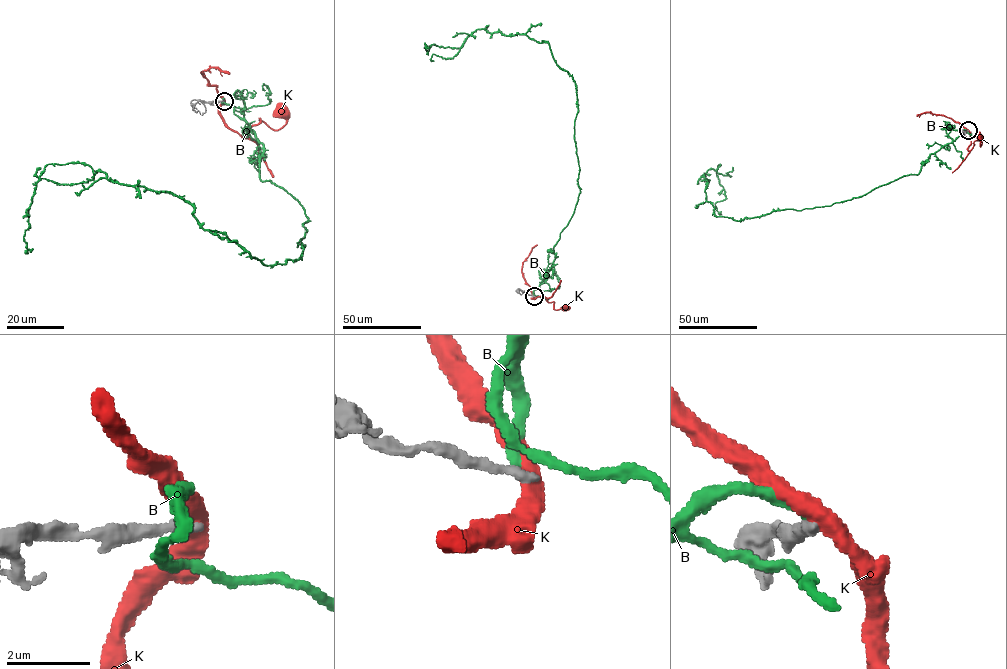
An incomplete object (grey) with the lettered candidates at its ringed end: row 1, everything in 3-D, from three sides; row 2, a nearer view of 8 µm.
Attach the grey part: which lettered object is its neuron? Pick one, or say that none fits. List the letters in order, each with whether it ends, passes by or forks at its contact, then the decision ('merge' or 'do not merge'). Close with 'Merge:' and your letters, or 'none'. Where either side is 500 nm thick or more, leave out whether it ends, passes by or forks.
B: it ends | do not merge
K: it passes by | do not merge
Merge: none

